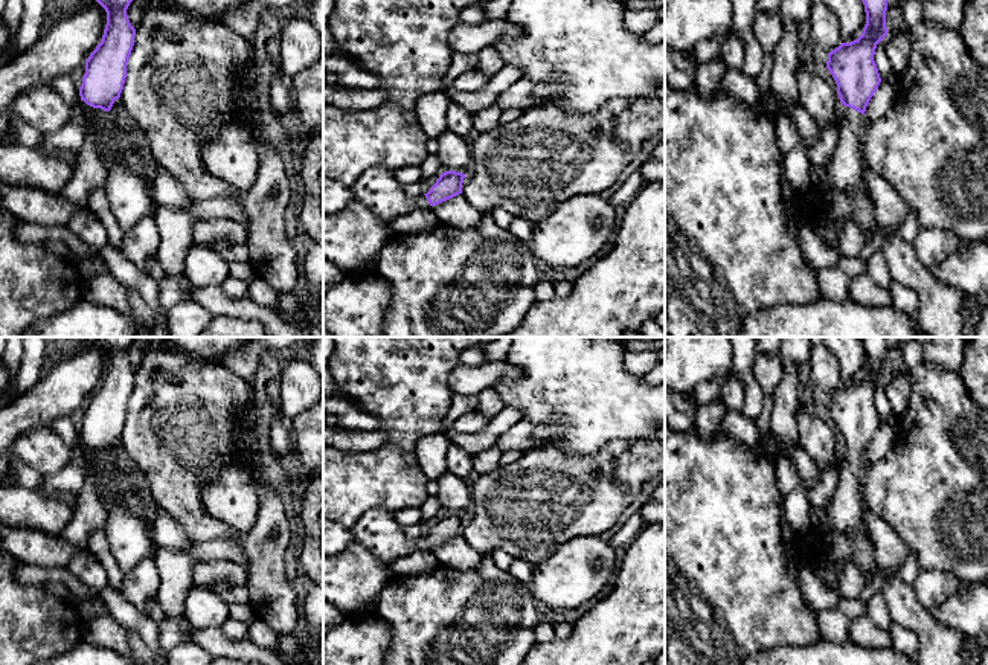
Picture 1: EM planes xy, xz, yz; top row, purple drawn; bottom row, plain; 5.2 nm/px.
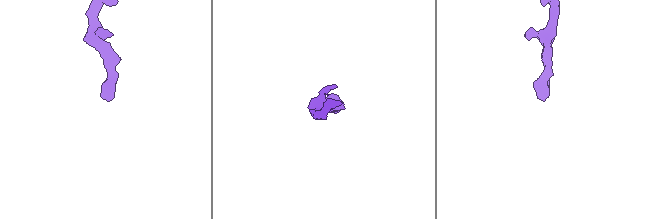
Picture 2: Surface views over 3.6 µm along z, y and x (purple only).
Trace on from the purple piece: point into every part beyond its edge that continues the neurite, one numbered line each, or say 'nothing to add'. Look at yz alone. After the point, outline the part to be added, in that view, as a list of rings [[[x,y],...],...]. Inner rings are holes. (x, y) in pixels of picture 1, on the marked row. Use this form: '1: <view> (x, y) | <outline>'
1: yz (846, 171) | [[[842,105],[842,122],[837,146],[826,169],[829,191],[848,194],[849,191],[863,191],[869,198],[868,185],[864,180],[864,157],[863,157],[863,128],[866,124],[864,114]]]

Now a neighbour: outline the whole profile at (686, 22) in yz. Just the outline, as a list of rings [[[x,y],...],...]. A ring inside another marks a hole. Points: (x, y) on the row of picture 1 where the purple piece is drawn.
[[[665,0],[665,50],[689,52],[700,41],[729,34],[732,24],[732,0]]]

